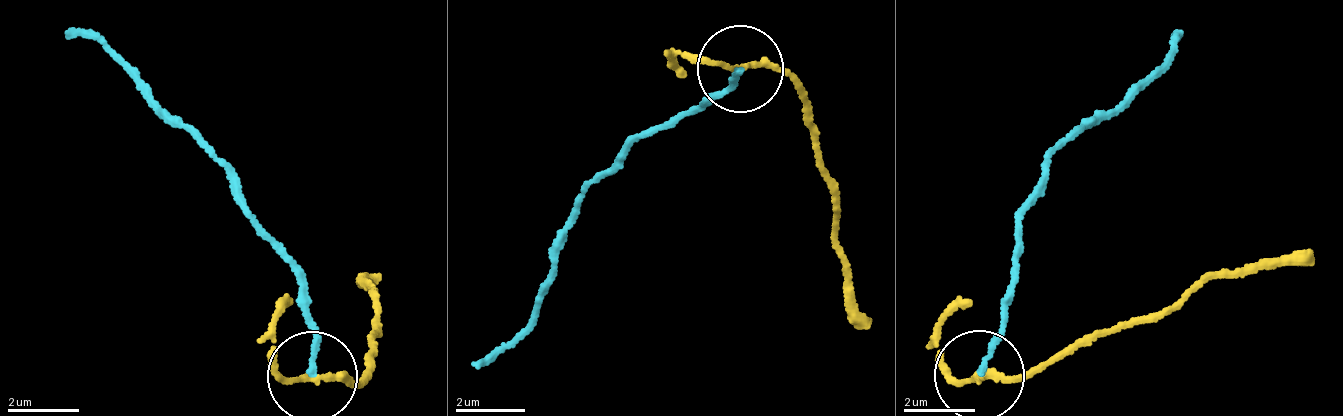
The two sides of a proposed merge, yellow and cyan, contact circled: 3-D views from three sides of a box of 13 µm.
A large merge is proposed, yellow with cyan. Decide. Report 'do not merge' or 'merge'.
do not merge

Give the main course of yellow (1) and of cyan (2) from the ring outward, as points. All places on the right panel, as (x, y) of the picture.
1: (982, 377), (1067, 356), (1221, 275), (1245, 275), (1314, 248)
2: (982, 377), (1033, 184), (1055, 150), (1120, 117), (1166, 65), (1169, 33)

